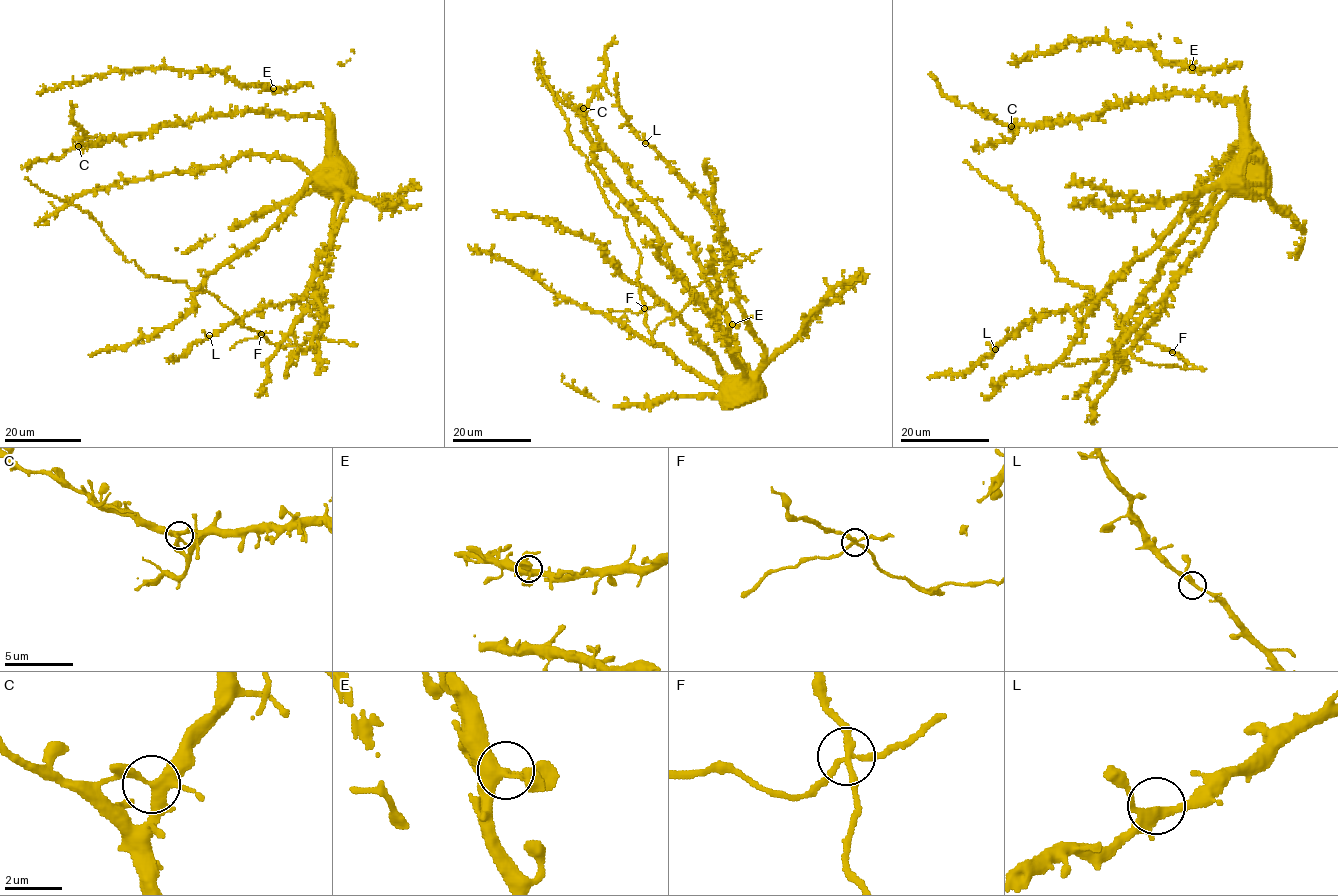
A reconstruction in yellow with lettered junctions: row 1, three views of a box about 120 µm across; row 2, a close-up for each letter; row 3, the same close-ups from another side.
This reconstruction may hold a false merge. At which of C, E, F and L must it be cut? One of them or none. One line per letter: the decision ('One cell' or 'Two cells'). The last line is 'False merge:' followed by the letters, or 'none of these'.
C: One cell
E: One cell
F: Two cells
L: One cell
False merge: F

